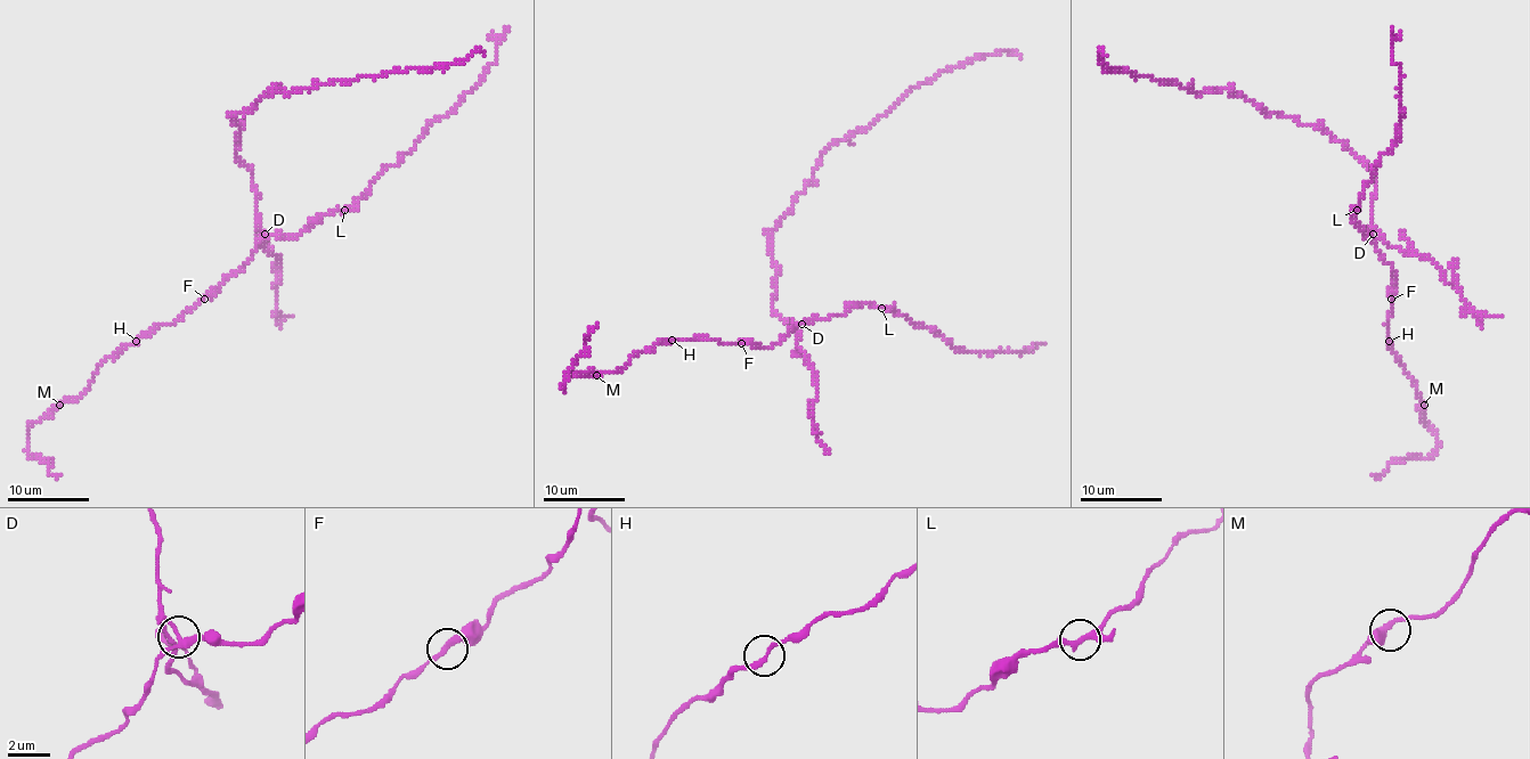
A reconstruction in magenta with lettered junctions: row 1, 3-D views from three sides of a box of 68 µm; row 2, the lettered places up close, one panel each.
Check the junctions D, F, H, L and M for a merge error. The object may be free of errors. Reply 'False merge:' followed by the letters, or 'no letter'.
False merge: D

